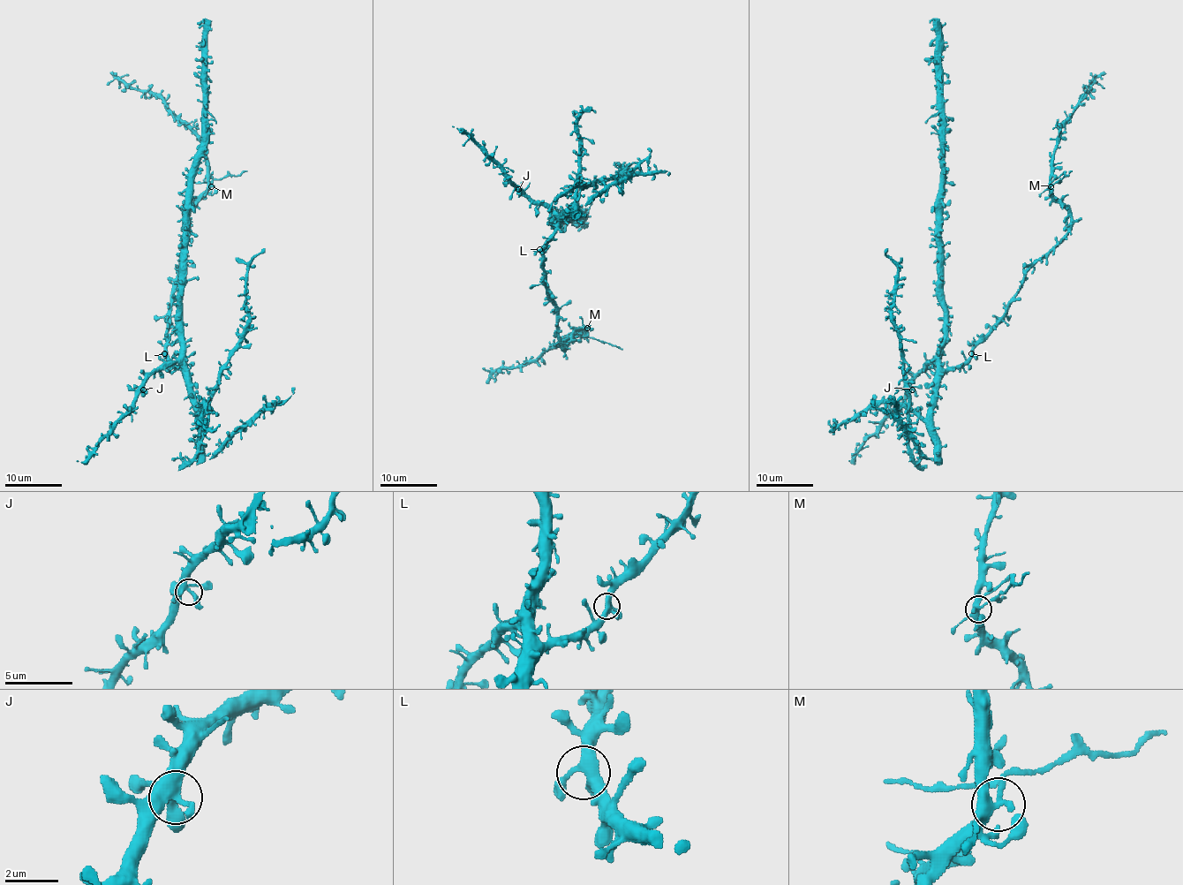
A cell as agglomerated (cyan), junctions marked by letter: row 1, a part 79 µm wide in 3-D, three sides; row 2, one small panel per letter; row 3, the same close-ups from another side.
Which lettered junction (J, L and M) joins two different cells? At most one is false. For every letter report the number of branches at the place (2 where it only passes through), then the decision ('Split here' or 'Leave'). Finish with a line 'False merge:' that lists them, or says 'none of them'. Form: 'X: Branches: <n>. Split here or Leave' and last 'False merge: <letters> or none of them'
J: Branches: 5. Leave
L: Branches: 4. Leave
M: Branches: 4. Split here
False merge: M

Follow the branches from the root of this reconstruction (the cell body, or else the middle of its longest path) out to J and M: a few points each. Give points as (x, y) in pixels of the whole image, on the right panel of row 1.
J: (973, 352), (953, 368), (943, 369), (936, 362), (931, 362), (912, 382), (912, 389)
M: (973, 352), (1003, 318), (1005, 306), (1024, 275), (1069, 228), (1071, 214), (1052, 195), (1051, 186)

